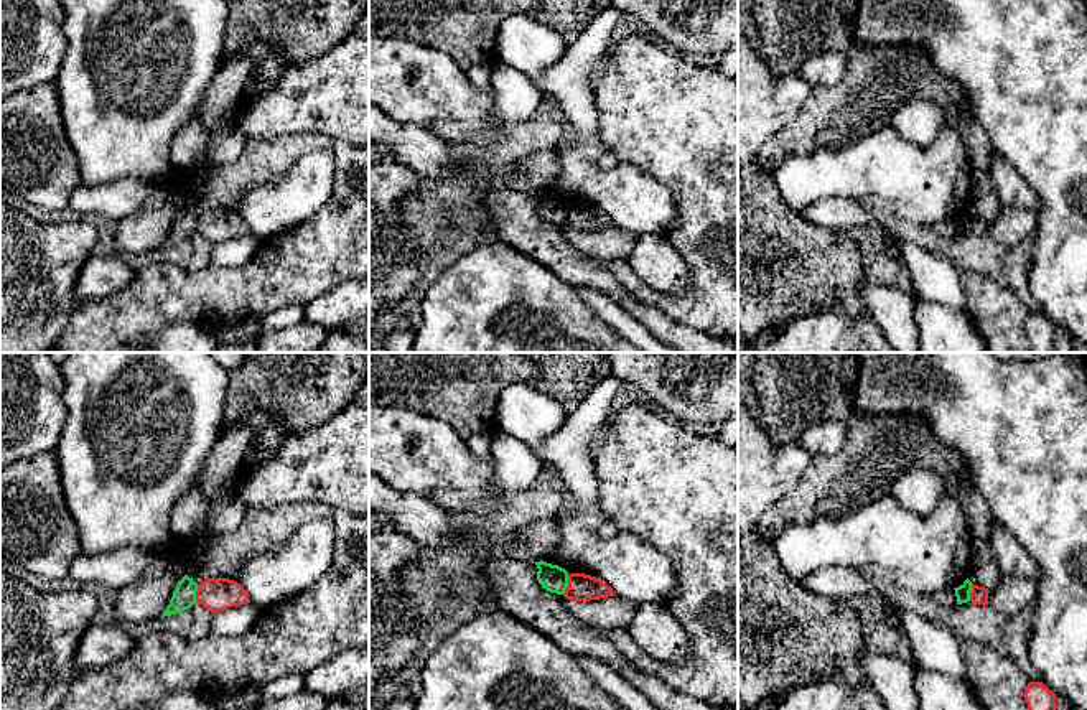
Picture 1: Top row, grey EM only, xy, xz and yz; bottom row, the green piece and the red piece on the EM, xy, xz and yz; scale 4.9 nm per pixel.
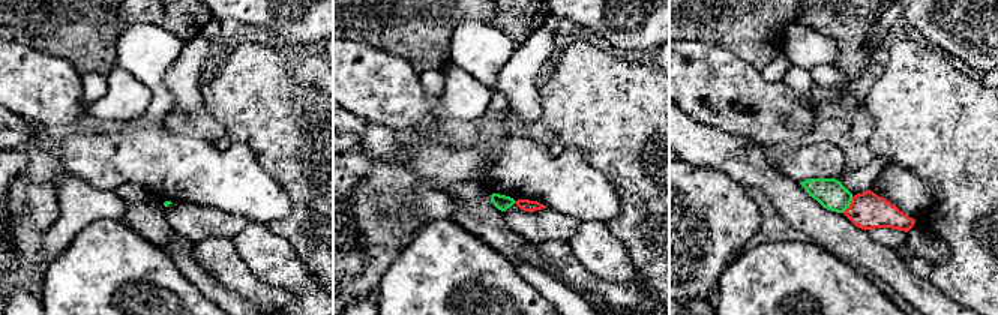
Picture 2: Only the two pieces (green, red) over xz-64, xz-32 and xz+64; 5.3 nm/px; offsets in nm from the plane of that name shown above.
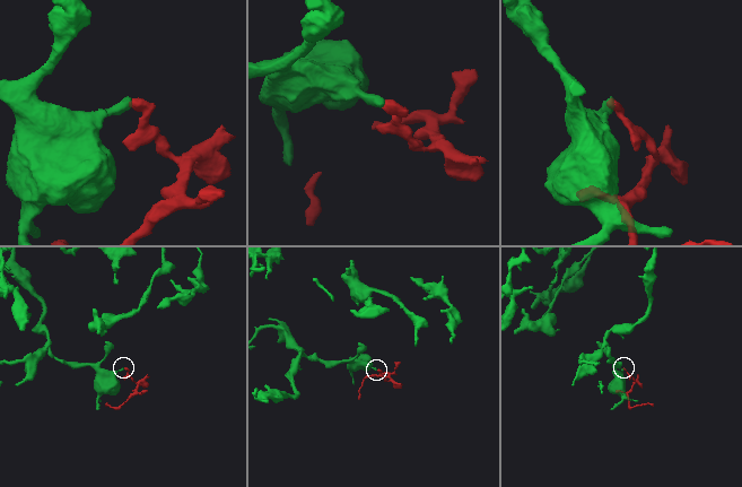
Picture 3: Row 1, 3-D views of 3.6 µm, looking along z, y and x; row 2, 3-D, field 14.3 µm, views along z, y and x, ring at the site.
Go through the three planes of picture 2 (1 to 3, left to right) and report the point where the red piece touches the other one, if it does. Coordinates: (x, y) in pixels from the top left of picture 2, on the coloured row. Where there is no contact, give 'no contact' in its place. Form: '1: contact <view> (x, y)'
1: no contact
2: no contact
3: contact xz+64 (850, 203)

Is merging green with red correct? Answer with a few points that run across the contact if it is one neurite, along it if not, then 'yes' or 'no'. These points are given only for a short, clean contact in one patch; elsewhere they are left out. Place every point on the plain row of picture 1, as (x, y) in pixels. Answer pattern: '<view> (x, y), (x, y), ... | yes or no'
xz (569, 206), (569, 216), (562, 224) | no

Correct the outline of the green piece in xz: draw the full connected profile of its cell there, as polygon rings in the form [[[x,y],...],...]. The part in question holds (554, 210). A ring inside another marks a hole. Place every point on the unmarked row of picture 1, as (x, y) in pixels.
[[[544,191],[535,193],[539,214],[550,224],[563,226],[568,217],[568,203]]]

